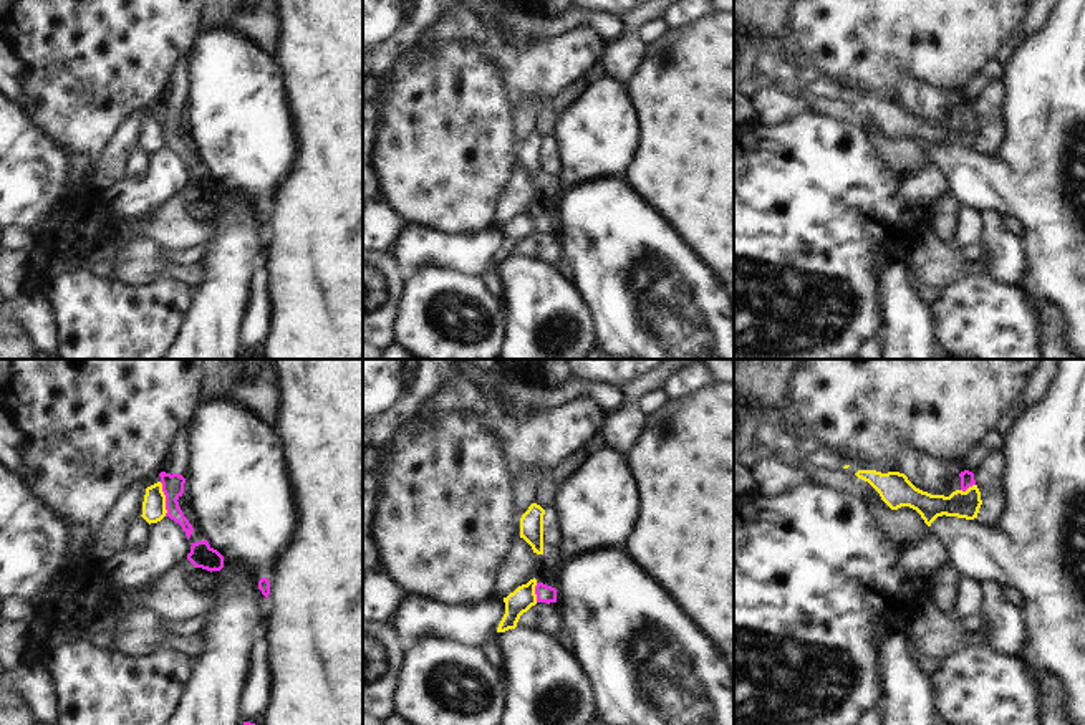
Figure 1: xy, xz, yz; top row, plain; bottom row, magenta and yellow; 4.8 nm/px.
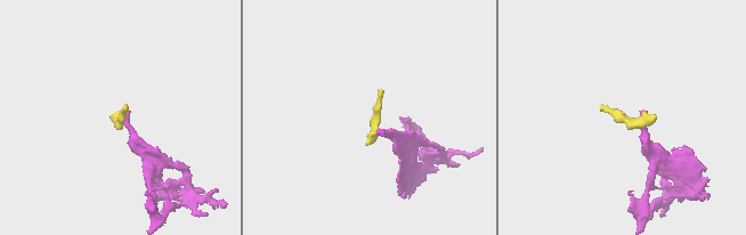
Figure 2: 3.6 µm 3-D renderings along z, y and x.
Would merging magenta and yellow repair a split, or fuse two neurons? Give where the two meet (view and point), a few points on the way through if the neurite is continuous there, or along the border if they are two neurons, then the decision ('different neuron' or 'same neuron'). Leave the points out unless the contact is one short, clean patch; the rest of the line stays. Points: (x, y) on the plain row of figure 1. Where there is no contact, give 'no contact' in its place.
meets magenta in xy at (166, 128); border along xy (159, 111), (164, 121), (166, 144); different neuron

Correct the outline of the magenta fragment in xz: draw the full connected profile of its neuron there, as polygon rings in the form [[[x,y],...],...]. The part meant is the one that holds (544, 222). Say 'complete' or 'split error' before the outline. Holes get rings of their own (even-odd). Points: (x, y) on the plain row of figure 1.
split error | [[[558,179],[555,184],[542,184],[537,192],[537,232],[557,232],[557,217],[560,212],[560,204],[567,194],[567,184]]]

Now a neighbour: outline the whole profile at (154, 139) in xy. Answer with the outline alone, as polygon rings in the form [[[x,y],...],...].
[[[157,111],[146,118],[141,146],[151,154],[161,151],[166,142],[166,124],[162,121],[162,113]]]

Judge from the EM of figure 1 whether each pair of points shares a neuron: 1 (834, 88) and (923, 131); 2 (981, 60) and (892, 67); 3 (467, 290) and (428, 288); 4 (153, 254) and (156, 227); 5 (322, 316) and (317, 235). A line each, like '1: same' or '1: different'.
1: same
2: same
3: same
4: different
5: same

